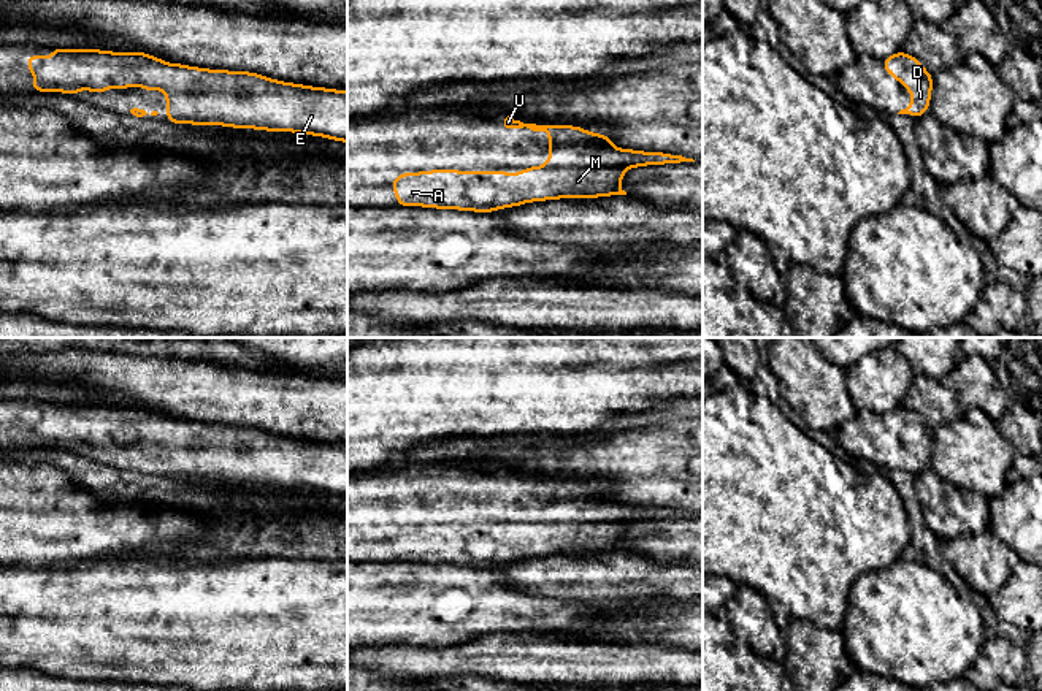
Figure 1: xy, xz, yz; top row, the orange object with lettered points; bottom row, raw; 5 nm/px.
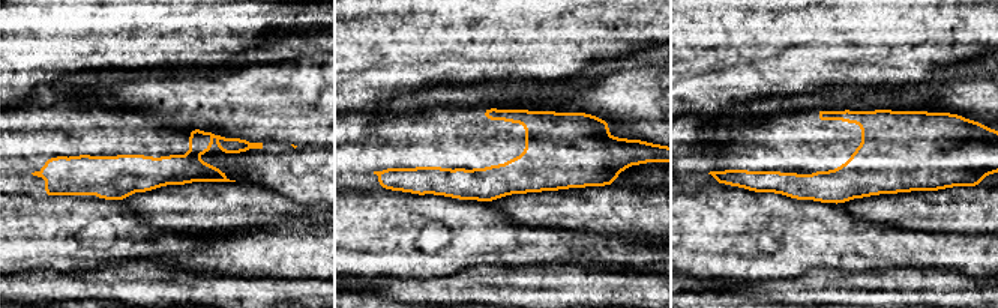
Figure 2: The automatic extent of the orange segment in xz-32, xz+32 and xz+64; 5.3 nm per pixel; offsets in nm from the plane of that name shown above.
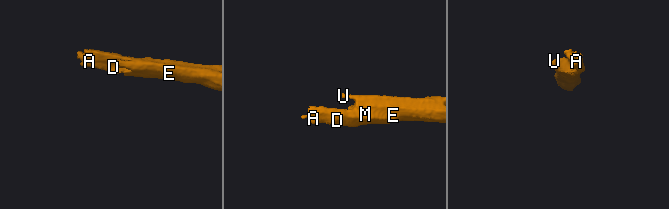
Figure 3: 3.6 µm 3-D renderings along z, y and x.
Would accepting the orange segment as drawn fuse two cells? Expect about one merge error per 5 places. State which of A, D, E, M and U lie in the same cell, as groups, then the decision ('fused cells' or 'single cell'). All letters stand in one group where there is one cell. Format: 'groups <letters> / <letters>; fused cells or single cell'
groups A / D E M U; fused cells

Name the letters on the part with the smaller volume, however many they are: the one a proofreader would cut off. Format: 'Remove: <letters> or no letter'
Remove: A

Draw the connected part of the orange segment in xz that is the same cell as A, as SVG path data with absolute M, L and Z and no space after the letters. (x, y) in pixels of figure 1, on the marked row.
M430 170L417 173L400 173L393 182L398 206L422 206L435 209L457 209L492 214L498 208L493 204L479 206L469 195L477 182L492 185L506 184L506 174L495 171L460 171L460 170Z

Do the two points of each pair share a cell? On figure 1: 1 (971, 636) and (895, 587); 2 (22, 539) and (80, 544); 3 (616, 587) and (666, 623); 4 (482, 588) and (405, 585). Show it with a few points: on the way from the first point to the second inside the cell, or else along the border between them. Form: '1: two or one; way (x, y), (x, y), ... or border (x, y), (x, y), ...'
1: one; way (952, 636), (944, 636), (914, 606)
2: one; way (37, 539), (65, 544)
3: two; border (673, 598), (649, 596), (625, 604)
4: one; way (463, 580), (430, 580), (424, 584)

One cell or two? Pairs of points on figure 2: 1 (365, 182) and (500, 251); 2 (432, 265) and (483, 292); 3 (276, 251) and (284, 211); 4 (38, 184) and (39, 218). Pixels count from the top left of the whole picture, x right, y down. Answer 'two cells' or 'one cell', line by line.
1: two cells
2: two cells
3: two cells
4: two cells

